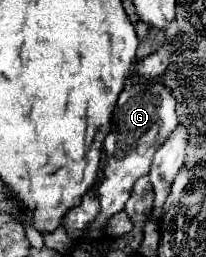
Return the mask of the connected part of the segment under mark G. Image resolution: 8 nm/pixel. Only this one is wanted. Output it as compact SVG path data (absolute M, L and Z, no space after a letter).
M139 82L127 84L125 90L119 94L119 100L113 110L111 118L111 132L105 138L105 152L107 152L107 168L105 168L105 182L97 188L97 196L101 200L101 212L95 222L85 232L85 238L95 240L101 236L107 220L123 210L125 202L129 200L131 188L137 178L145 176L151 166L151 158L155 150L165 142L169 132L177 126L175 114L177 100L171 88L161 88L161 82Z

